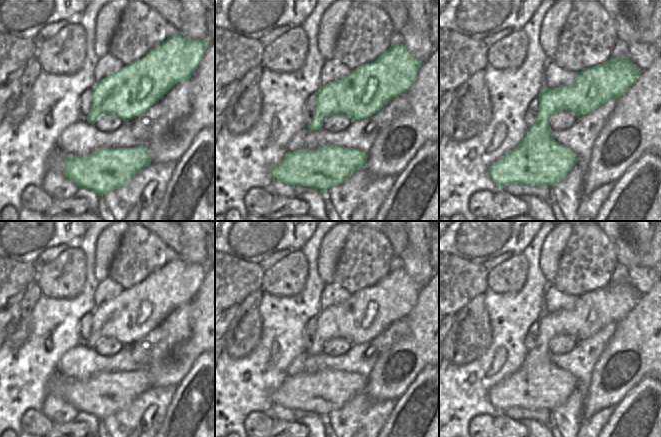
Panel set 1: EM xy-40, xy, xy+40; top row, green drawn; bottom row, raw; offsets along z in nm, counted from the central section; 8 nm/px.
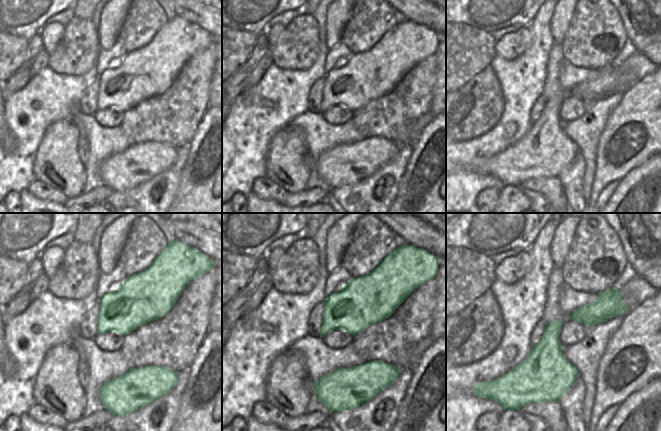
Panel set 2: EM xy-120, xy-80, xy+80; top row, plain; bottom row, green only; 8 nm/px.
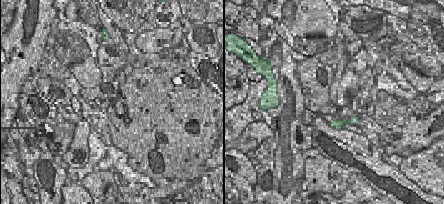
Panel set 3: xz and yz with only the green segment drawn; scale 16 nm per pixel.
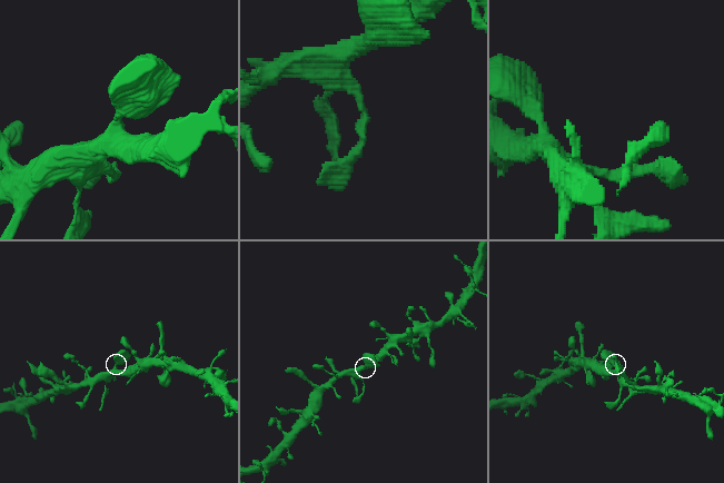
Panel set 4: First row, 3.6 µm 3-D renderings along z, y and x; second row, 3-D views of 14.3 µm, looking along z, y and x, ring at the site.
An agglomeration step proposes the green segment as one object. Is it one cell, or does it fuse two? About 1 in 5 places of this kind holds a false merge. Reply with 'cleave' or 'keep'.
keep

